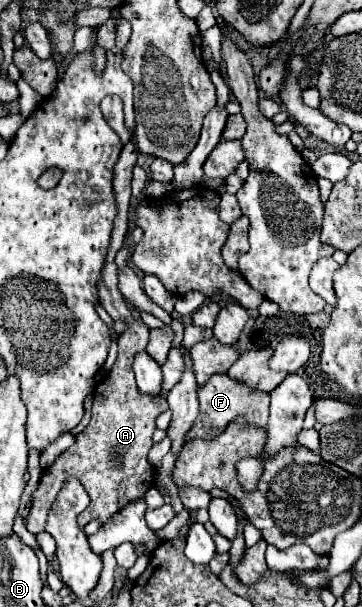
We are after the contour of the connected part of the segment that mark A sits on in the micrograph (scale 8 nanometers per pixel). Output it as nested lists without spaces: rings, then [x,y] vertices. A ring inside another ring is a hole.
[[[129,142],[123,146],[121,156],[115,164],[113,192],[115,192],[117,216],[113,222],[113,234],[111,234],[111,244],[109,244],[109,252],[105,258],[105,266],[101,270],[101,278],[97,280],[101,306],[107,310],[107,314],[113,320],[125,320],[127,328],[117,340],[119,356],[117,356],[109,376],[101,384],[97,384],[97,388],[93,392],[93,408],[91,408],[89,426],[81,434],[77,434],[77,442],[69,450],[65,450],[49,468],[43,470],[39,488],[33,492],[33,508],[27,518],[27,530],[33,534],[39,534],[45,530],[45,516],[49,512],[49,504],[53,504],[69,476],[77,476],[91,498],[89,508],[79,516],[81,526],[89,524],[91,520],[107,522],[125,504],[141,498],[153,486],[153,480],[155,480],[153,478],[155,468],[147,462],[147,454],[149,454],[149,448],[153,446],[151,436],[155,432],[155,418],[167,410],[167,400],[157,400],[161,396],[143,394],[133,380],[133,368],[131,368],[133,356],[135,356],[135,352],[145,348],[145,344],[149,340],[149,328],[131,316],[131,310],[127,308],[125,298],[117,288],[117,264],[115,264],[115,254],[121,250],[125,234],[127,234],[131,170],[133,170],[135,162],[137,162],[137,150],[135,150],[135,144]]]

